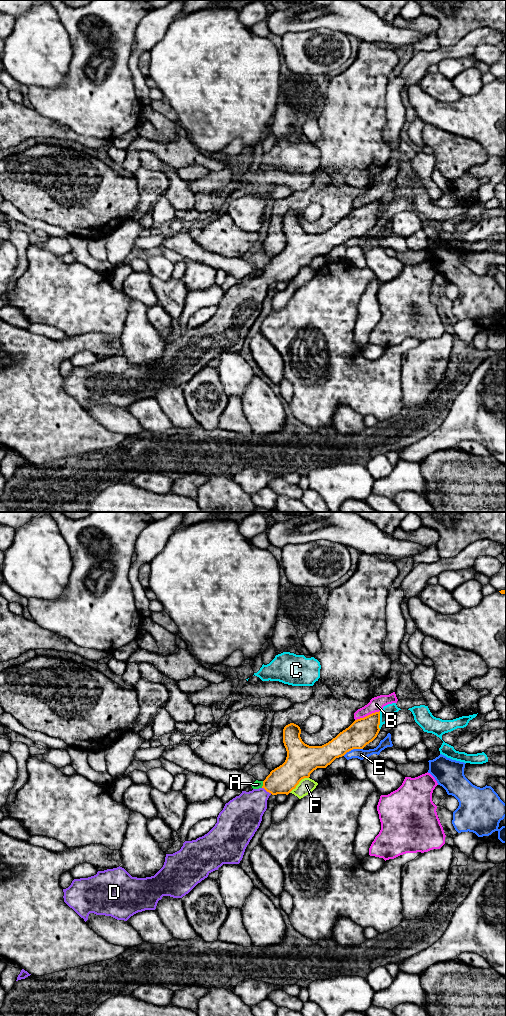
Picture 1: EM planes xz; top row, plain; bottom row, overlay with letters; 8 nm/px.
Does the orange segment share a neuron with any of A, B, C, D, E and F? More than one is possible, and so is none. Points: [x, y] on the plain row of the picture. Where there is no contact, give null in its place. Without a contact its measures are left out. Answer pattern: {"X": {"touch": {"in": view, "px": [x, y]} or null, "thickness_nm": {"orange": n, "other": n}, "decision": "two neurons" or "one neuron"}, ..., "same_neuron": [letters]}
{"A": {"touch": {"in": "xz", "px": [263, 272]}, "thickness_nm": {"orange": 220, "other": 70}, "decision": "two neurons"}, "B": {"touch": {"in": "xz", "px": [368, 203]}, "thickness_nm": {"orange": 220, "other": 120}, "decision": "two neurons"}, "C": {"touch": {"in": "xz", "px": [379, 208]}, "thickness_nm": {"orange": 220, "other": 100}, "decision": "two neurons"}, "D": {"touch": {"in": "xz", "px": [267, 279]}, "thickness_nm": {"orange": 220, "other": 280}, "decision": "one neuron"}, "E": {"touch": {"in": "xz", "px": [352, 237]}, "thickness_nm": {"orange": 220, "other": 90}, "decision": "two neurons"}, "F": {"touch": {"in": "xz", "px": [298, 271]}, "thickness_nm": {"orange": 260, "other": 120}, "decision": "two neurons"}, "same_neuron": ["D"]}

